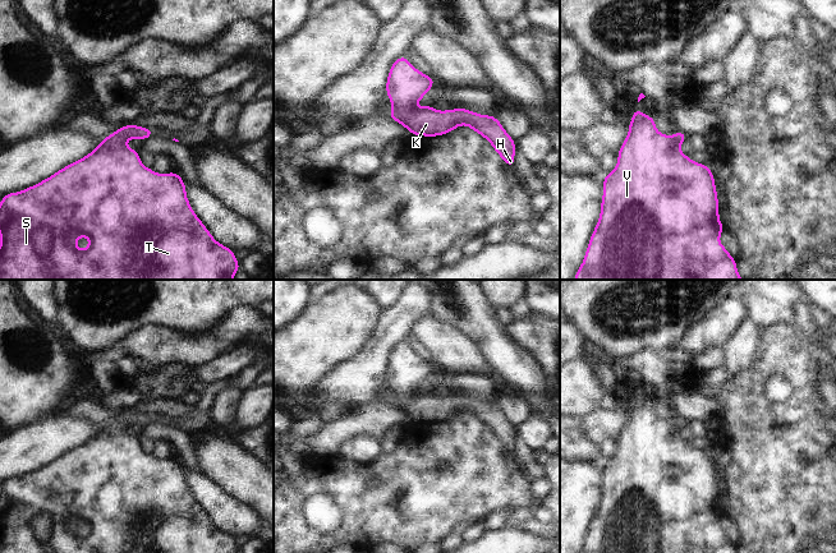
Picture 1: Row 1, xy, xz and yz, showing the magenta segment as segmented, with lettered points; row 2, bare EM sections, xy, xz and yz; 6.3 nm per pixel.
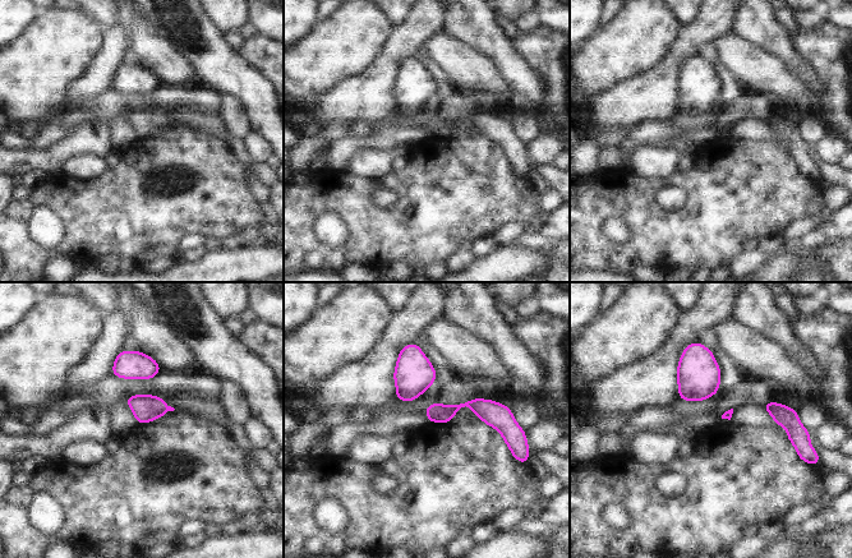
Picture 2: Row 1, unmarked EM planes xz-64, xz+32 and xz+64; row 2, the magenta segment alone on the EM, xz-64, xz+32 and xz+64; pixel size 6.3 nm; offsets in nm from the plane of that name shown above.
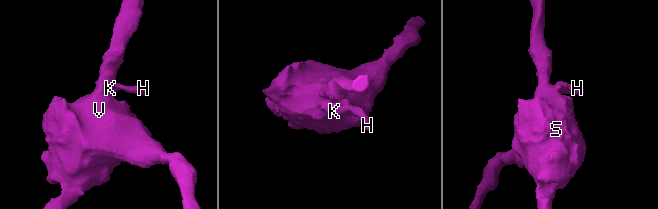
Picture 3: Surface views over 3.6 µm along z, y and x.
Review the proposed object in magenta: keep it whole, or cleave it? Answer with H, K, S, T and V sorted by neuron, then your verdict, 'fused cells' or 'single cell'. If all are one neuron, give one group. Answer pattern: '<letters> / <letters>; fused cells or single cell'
H K / S T V; fused cells

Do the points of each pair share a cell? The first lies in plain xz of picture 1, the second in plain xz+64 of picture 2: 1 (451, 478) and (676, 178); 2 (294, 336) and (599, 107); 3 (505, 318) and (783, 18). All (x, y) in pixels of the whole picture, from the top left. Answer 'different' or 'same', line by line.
1: same
2: different
3: same

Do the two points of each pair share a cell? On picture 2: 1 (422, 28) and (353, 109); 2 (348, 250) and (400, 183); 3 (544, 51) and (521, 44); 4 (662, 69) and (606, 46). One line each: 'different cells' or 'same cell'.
1: same cell
2: same cell
3: same cell
4: different cells

